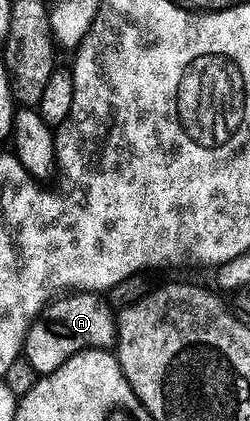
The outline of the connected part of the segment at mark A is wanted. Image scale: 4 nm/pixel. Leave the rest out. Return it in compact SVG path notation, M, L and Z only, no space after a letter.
M75 292L73 295L63 296L61 299L55 300L30 326L30 332L26 335L24 357L39 375L54 373L60 367L64 367L64 363L68 363L68 359L72 359L78 353L85 353L88 349L110 351L115 348L118 339L116 313L115 310L110 310L108 302L102 300L106 299L96 293Z

